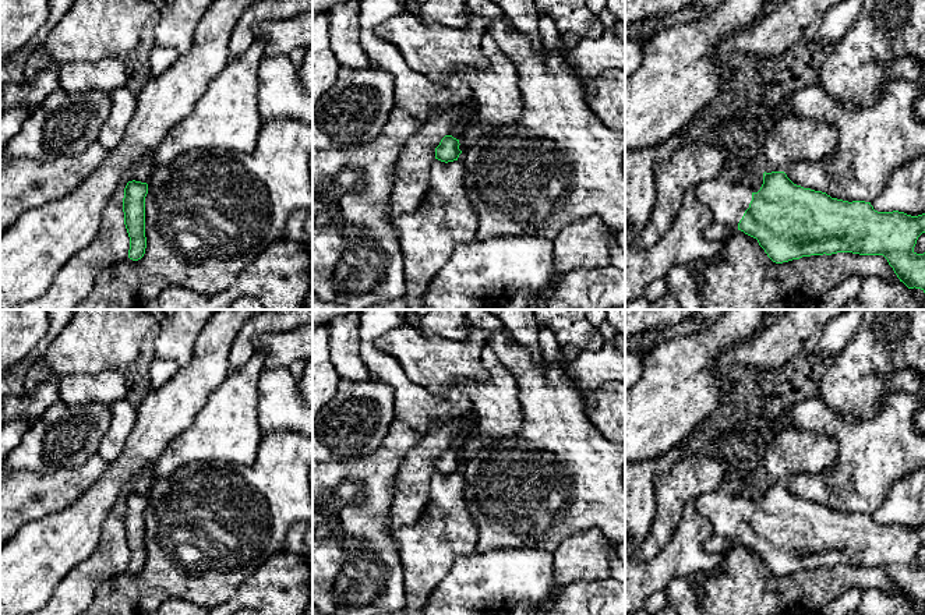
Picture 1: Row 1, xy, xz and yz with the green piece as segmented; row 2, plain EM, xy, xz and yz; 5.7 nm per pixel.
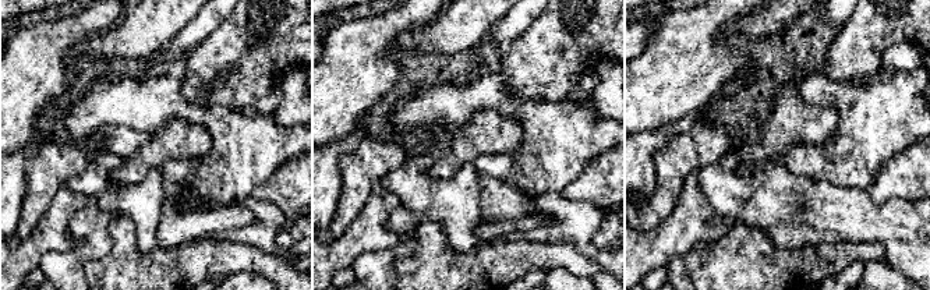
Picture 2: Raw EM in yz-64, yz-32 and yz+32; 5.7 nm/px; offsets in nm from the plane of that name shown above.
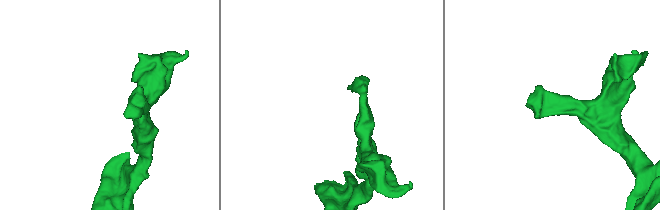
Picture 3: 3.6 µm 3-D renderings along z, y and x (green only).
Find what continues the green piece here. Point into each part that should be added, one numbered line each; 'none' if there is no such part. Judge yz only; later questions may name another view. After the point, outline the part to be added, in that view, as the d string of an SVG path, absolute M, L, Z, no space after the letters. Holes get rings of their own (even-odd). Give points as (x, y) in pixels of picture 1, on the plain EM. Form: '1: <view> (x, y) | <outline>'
1: yz (726, 506) | M723 480L713 491L696 499L696 508L713 526L713 531L738 541L745 523L752 513L752 502L744 492L751 485L749 480Z

